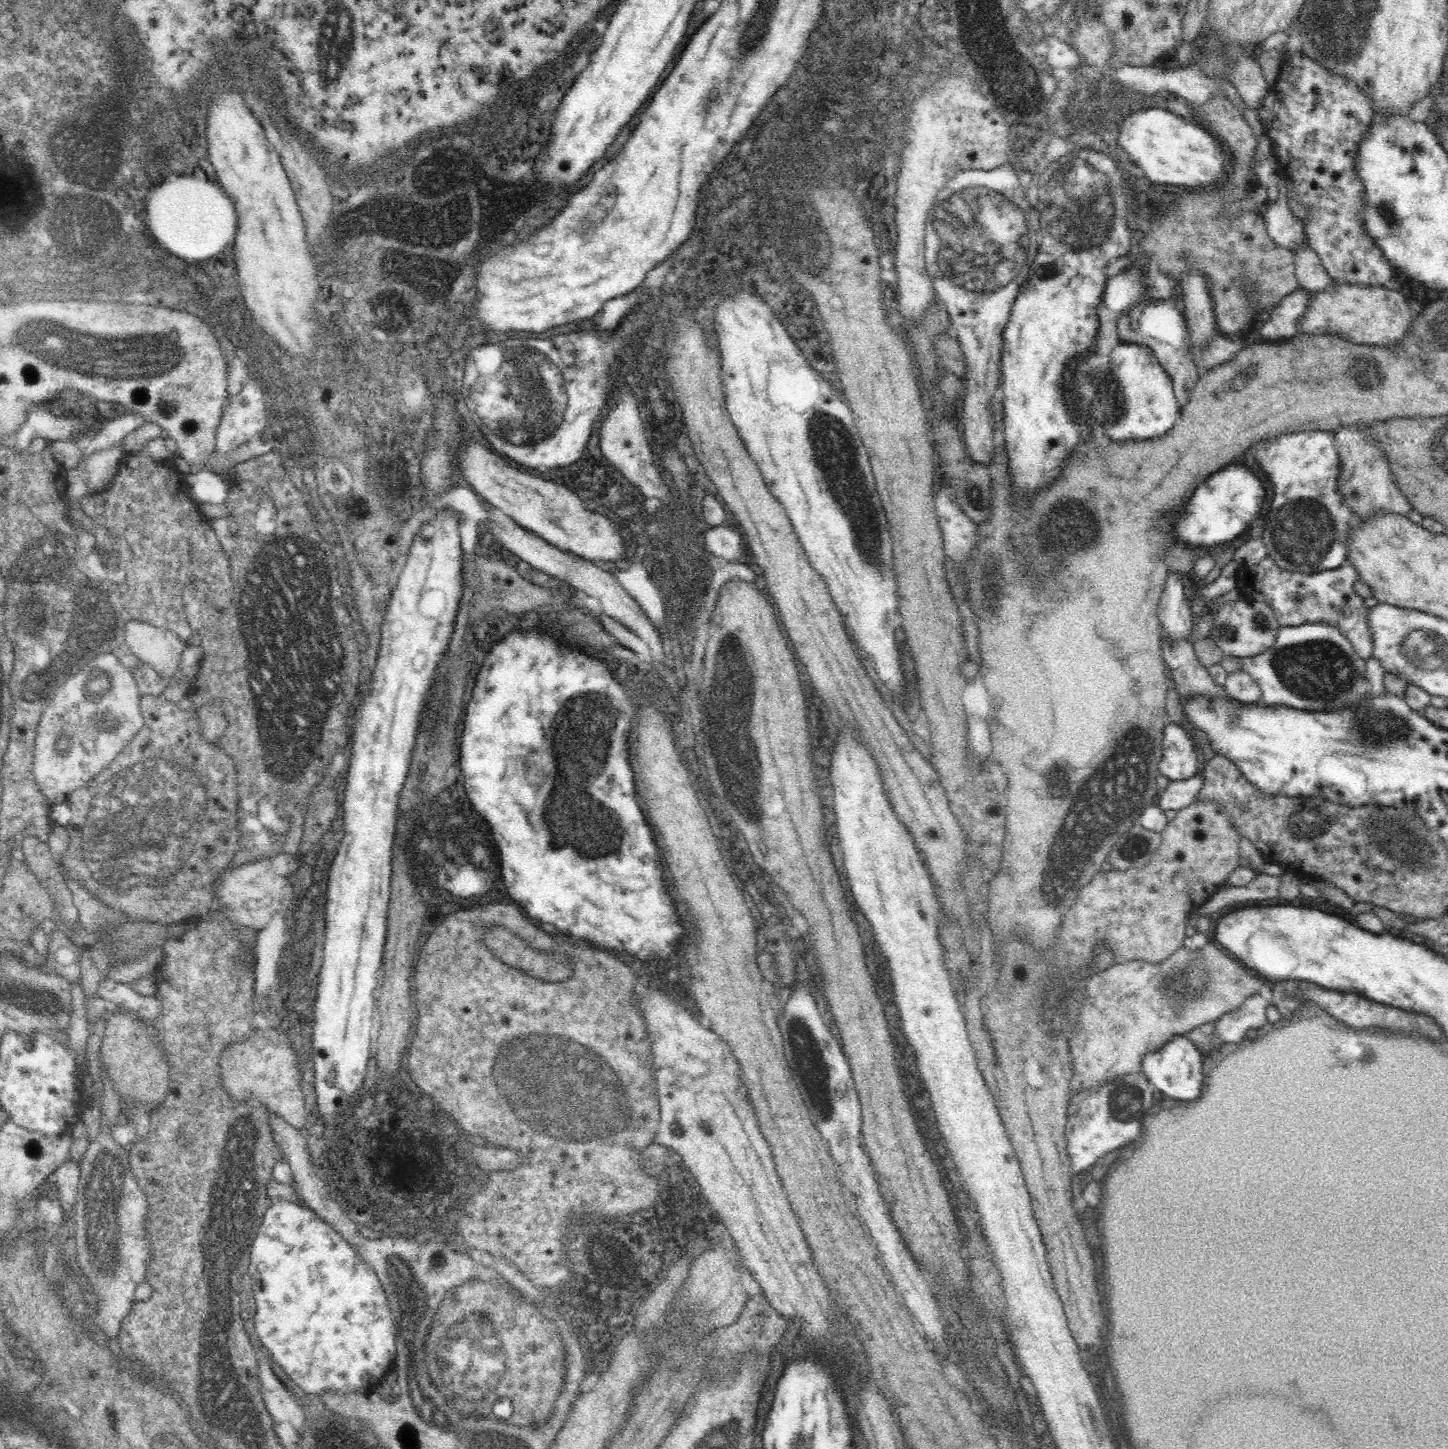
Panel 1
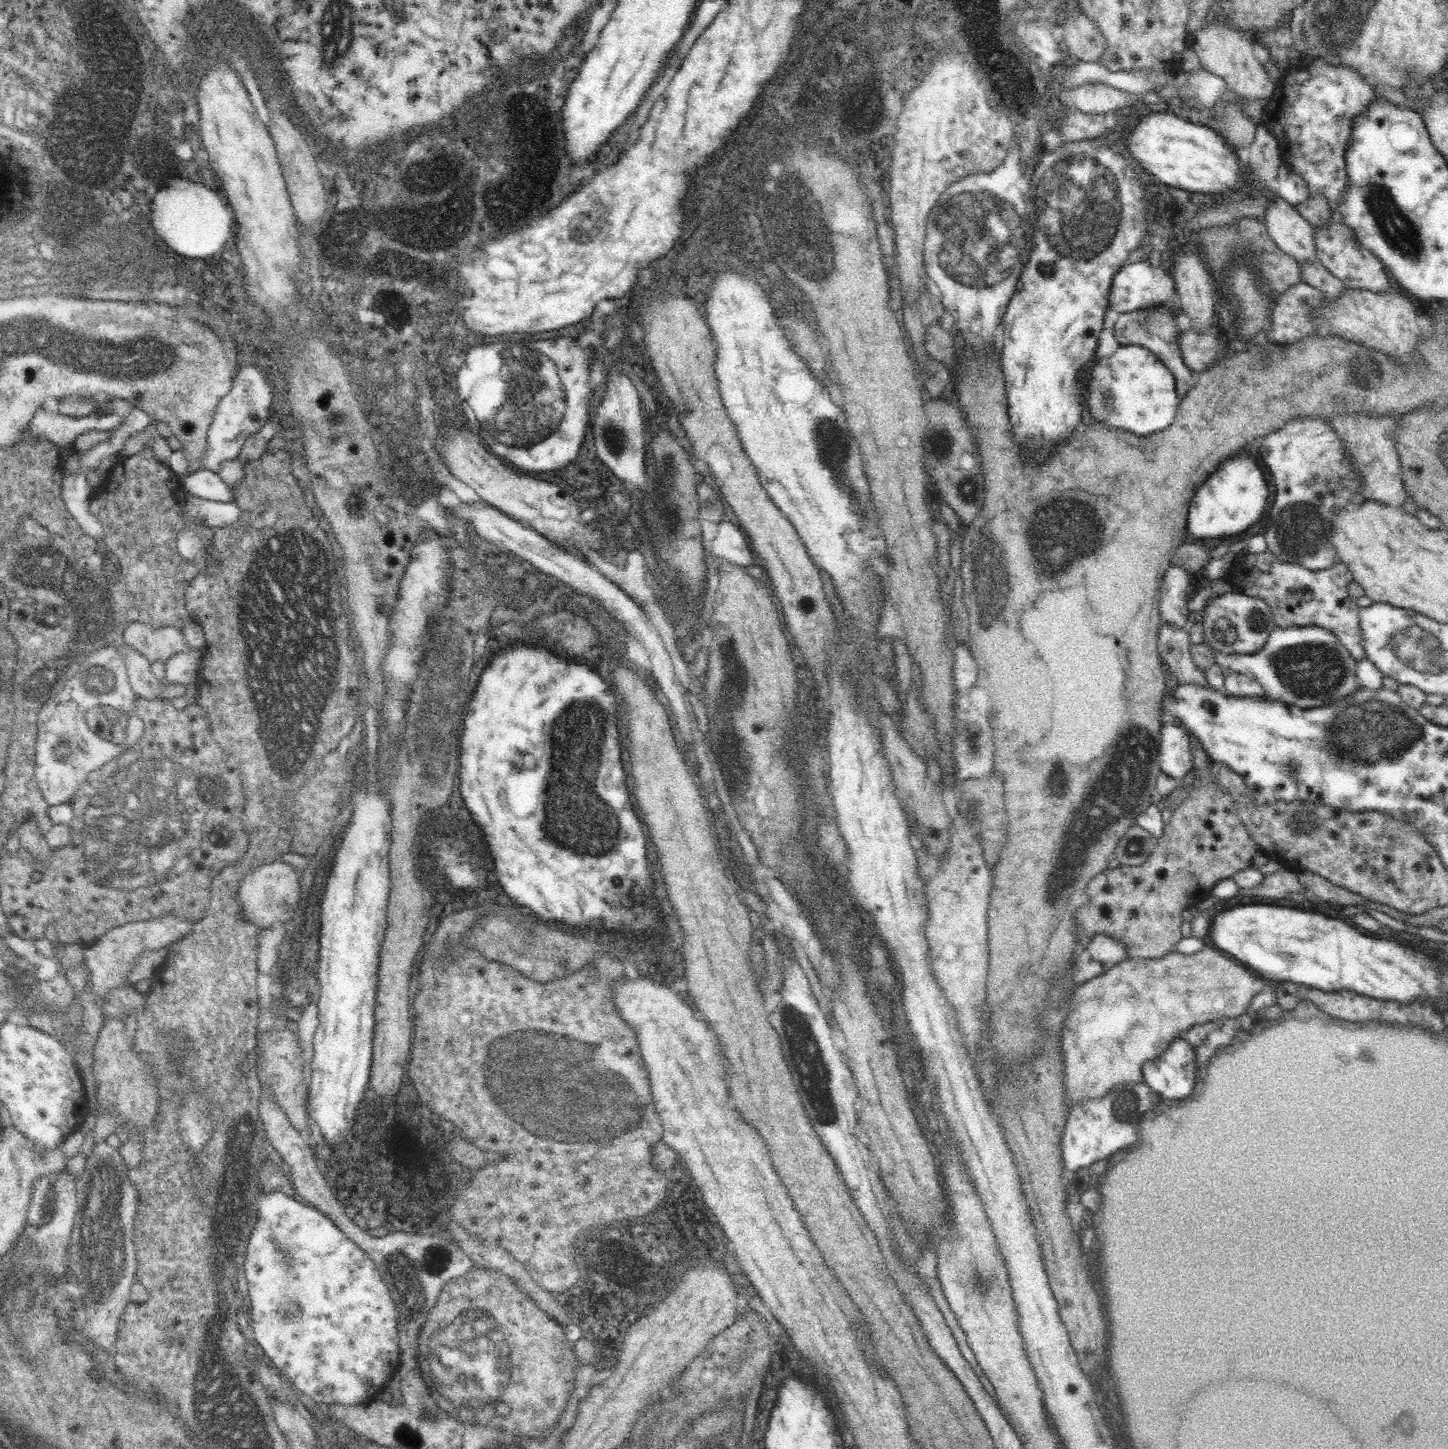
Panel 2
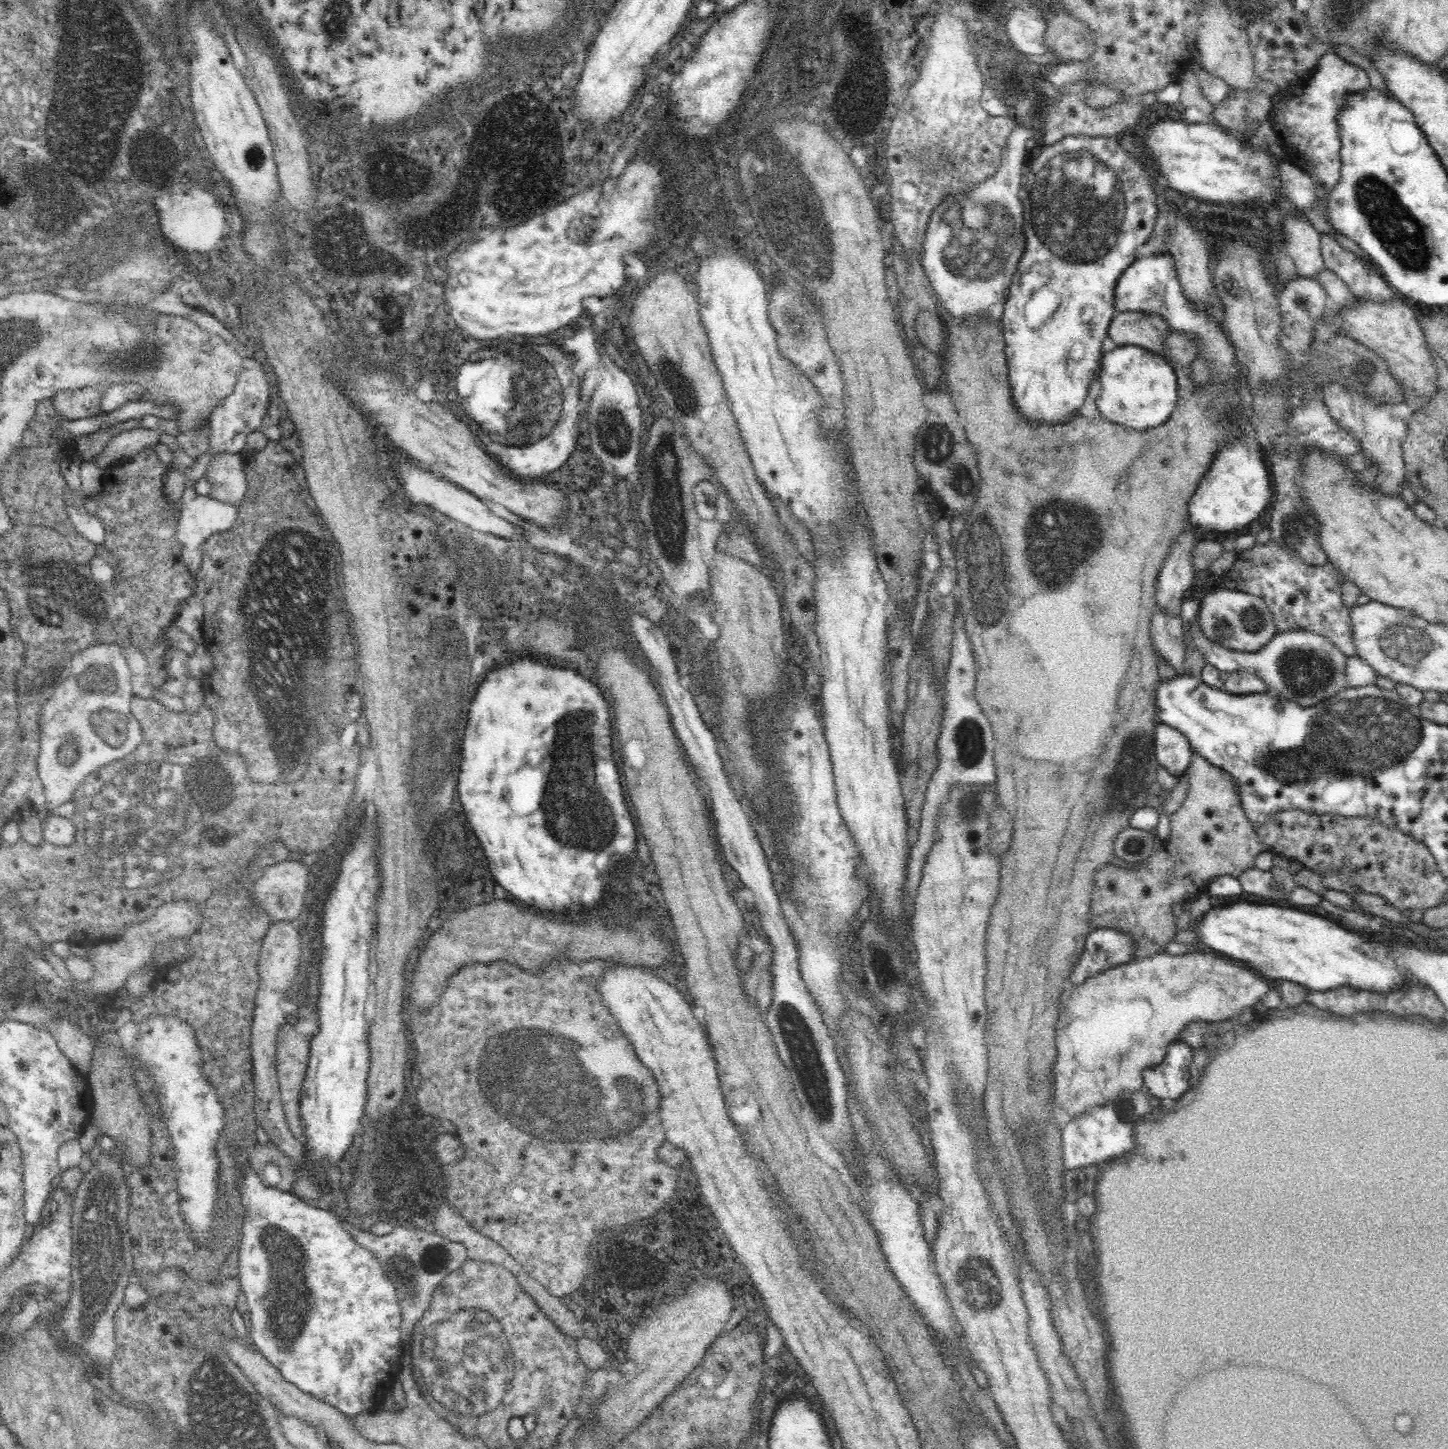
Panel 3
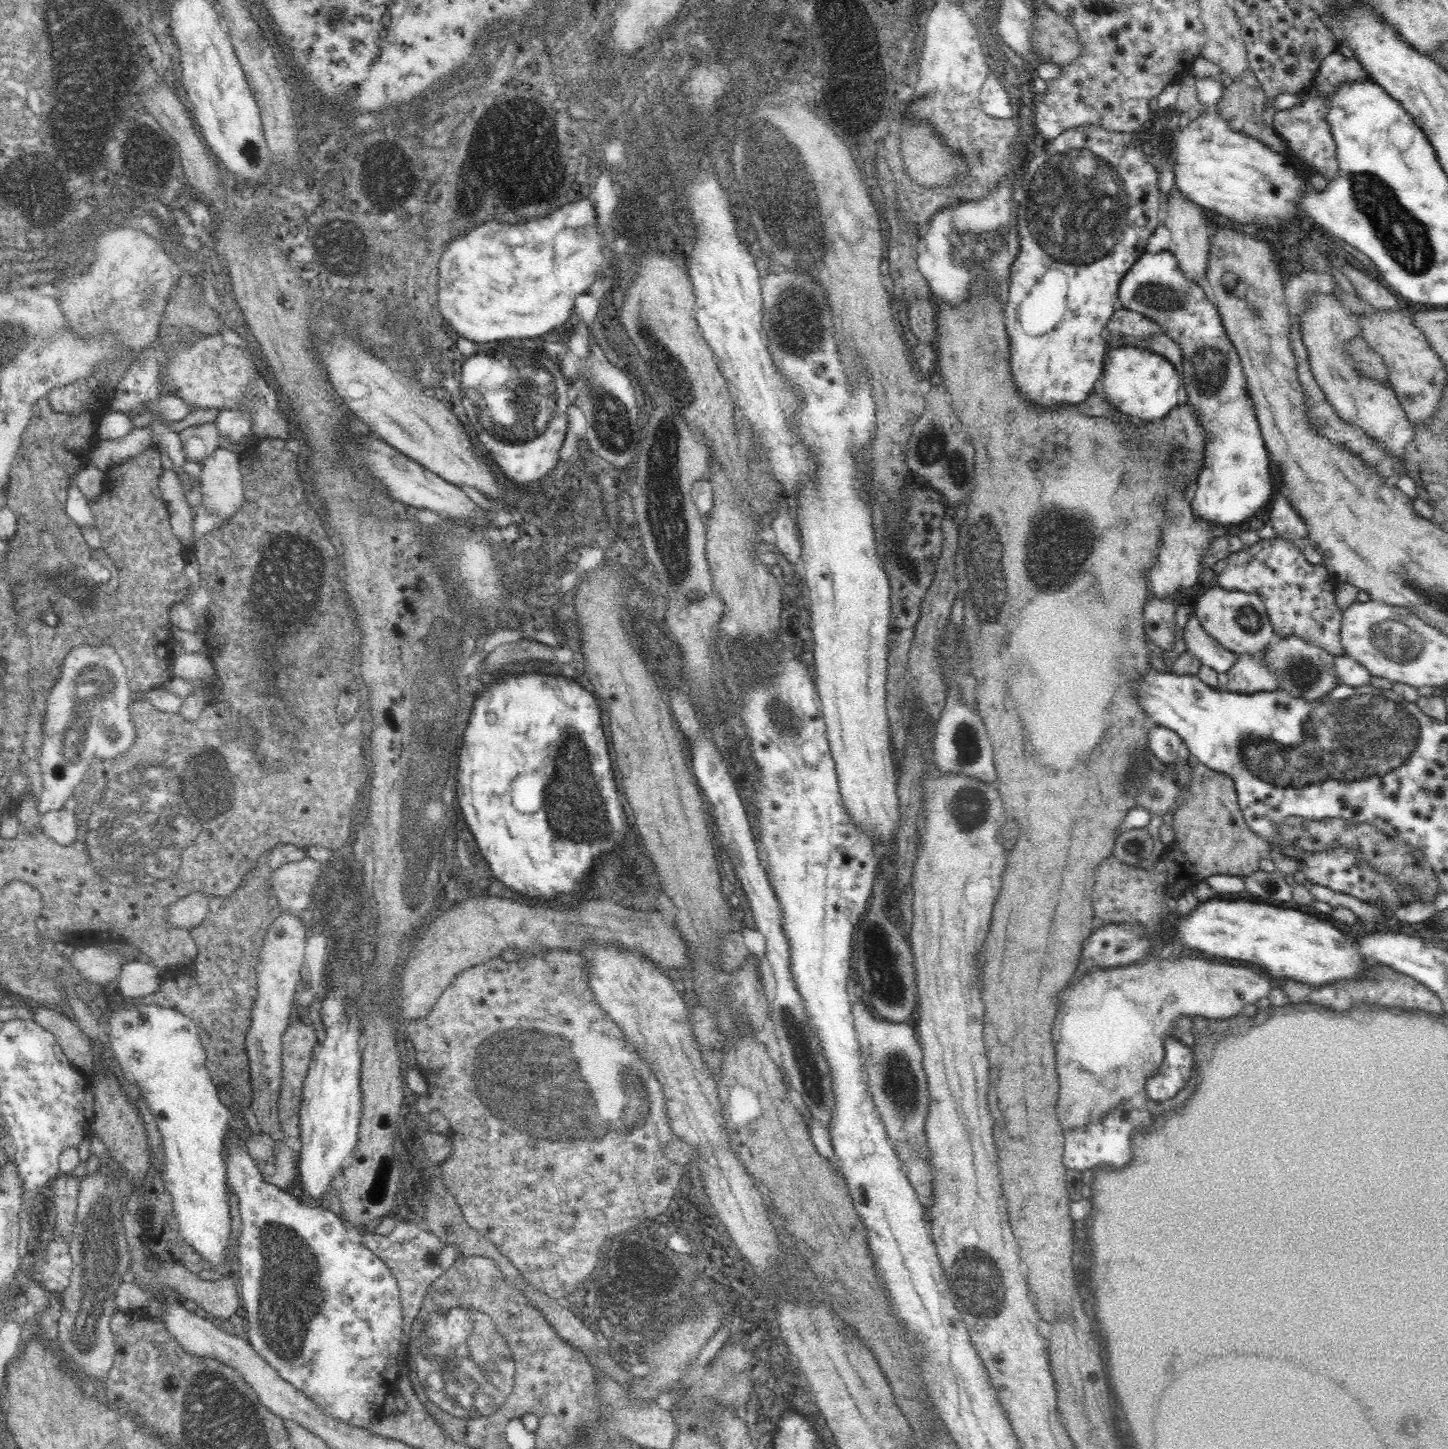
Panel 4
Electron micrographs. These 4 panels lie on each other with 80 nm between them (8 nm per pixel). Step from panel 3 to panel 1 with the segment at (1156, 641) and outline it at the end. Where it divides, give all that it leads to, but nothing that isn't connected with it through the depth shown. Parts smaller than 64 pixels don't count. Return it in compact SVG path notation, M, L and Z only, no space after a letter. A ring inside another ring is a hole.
M1168 636L1161 640L1161 651L1165 664L1168 664L1173 674L1173 686L1178 689L1182 706L1192 695L1205 698L1227 698L1224 686L1216 684L1208 669L1202 666L1196 656L1193 640L1171 642Z

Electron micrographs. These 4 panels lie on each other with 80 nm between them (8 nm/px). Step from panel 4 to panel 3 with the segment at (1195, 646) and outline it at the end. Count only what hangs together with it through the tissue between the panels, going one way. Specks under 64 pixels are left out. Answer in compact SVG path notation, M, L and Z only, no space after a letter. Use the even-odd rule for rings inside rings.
M1198 620L1190 624L1192 637L1196 649L1203 652L1204 660L1218 670L1229 673L1246 670L1268 685L1268 691L1285 696L1302 707L1310 707L1320 700L1328 700L1338 694L1344 687L1348 687L1345 666L1348 656L1334 647L1326 636L1306 630L1290 630L1278 633L1258 652L1249 653L1228 649L1216 642L1211 642L1201 630Z

